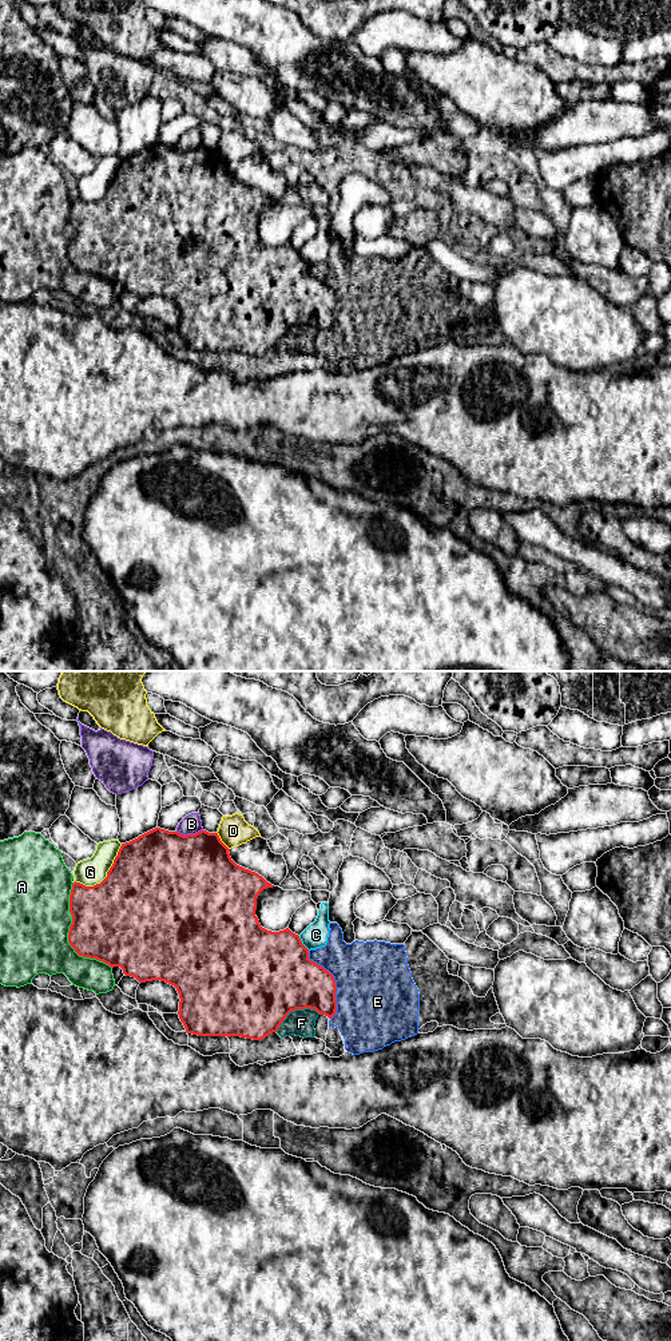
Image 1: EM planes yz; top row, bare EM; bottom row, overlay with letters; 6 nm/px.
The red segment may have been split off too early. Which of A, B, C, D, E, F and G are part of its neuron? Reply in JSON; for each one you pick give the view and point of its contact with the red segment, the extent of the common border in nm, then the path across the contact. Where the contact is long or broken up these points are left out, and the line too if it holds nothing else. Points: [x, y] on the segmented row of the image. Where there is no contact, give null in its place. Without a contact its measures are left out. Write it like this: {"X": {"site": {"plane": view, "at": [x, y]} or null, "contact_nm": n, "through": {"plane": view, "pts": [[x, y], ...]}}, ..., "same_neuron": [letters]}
{"same_neuron": []}

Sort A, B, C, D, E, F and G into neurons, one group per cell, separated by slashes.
A / B / C / D / E F / G

